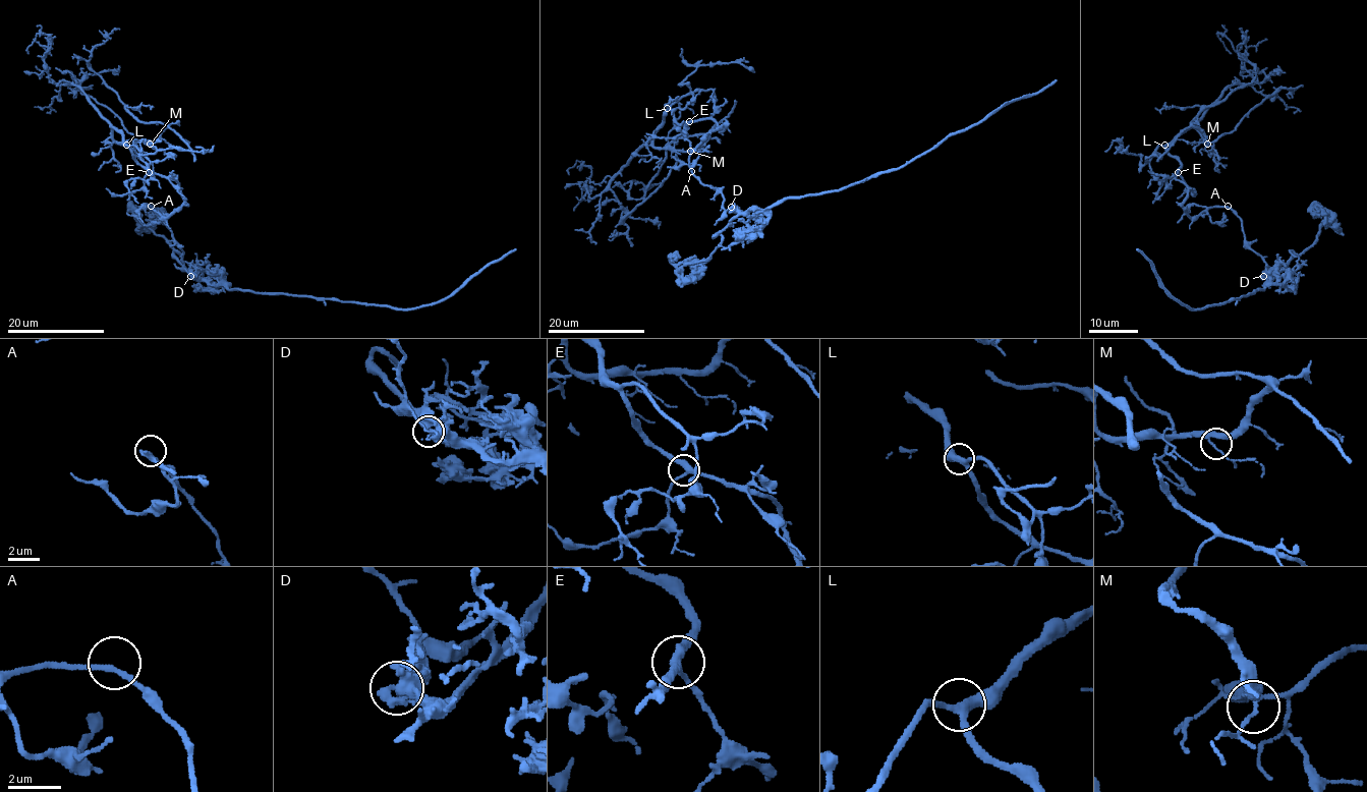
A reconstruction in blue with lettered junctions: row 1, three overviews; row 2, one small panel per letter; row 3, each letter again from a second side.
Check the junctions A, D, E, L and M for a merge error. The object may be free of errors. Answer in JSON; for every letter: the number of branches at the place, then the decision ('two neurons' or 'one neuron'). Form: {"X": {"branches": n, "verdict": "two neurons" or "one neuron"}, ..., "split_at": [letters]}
{"A": {"branches": 2, "verdict": "one neuron"}, "D": {"branches": 2, "verdict": "two neurons"}, "E": {"branches": 3, "verdict": "one neuron"}, "L": {"branches": 3, "verdict": "one neuron"}, "M": {"branches": 3, "verdict": "one neuron"}, "split_at": ["D"]}

